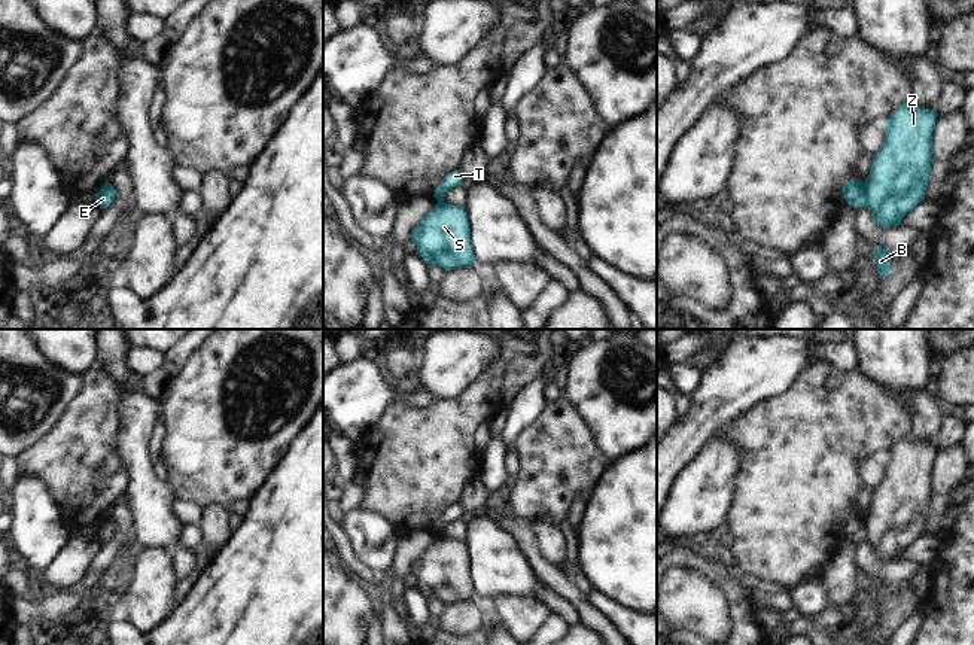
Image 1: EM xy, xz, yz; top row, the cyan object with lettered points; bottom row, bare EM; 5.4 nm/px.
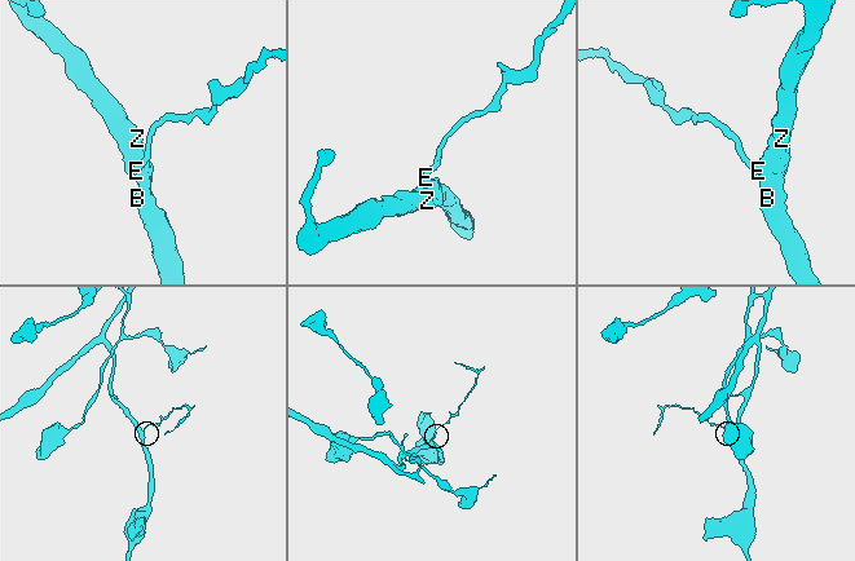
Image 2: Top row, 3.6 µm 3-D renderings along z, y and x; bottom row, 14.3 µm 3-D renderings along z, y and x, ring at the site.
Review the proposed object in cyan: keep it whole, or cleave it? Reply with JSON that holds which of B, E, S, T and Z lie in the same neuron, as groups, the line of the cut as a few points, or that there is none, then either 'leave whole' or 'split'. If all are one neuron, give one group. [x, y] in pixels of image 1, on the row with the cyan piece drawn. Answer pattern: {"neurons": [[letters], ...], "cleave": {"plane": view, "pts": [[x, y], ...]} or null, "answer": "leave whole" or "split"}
{"neurons": [["B", "S", "Z"], ["E", "T"]], "cleave": {"plane": "yz", "pts": [[861, 182], [867, 204]]}, "answer": "split"}

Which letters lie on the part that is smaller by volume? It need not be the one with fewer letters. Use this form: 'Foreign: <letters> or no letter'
Foreign: E, T

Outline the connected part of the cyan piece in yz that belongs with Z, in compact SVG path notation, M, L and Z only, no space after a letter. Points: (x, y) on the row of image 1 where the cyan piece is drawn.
M916 97L898 106L885 122L885 142L873 156L868 179L862 182L867 191L867 209L882 228L901 225L901 219L923 198L932 164L932 131L938 113L920 109Z

